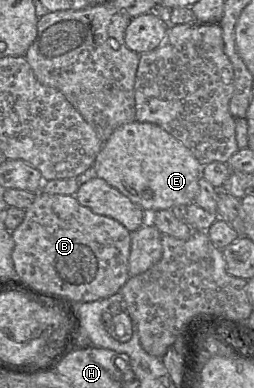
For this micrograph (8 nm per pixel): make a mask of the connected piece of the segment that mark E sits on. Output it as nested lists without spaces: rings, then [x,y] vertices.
[[[137,120],[113,132],[103,143],[93,167],[98,178],[105,180],[149,214],[193,203],[199,194],[199,178],[203,169],[193,153],[166,130],[156,124]]]

